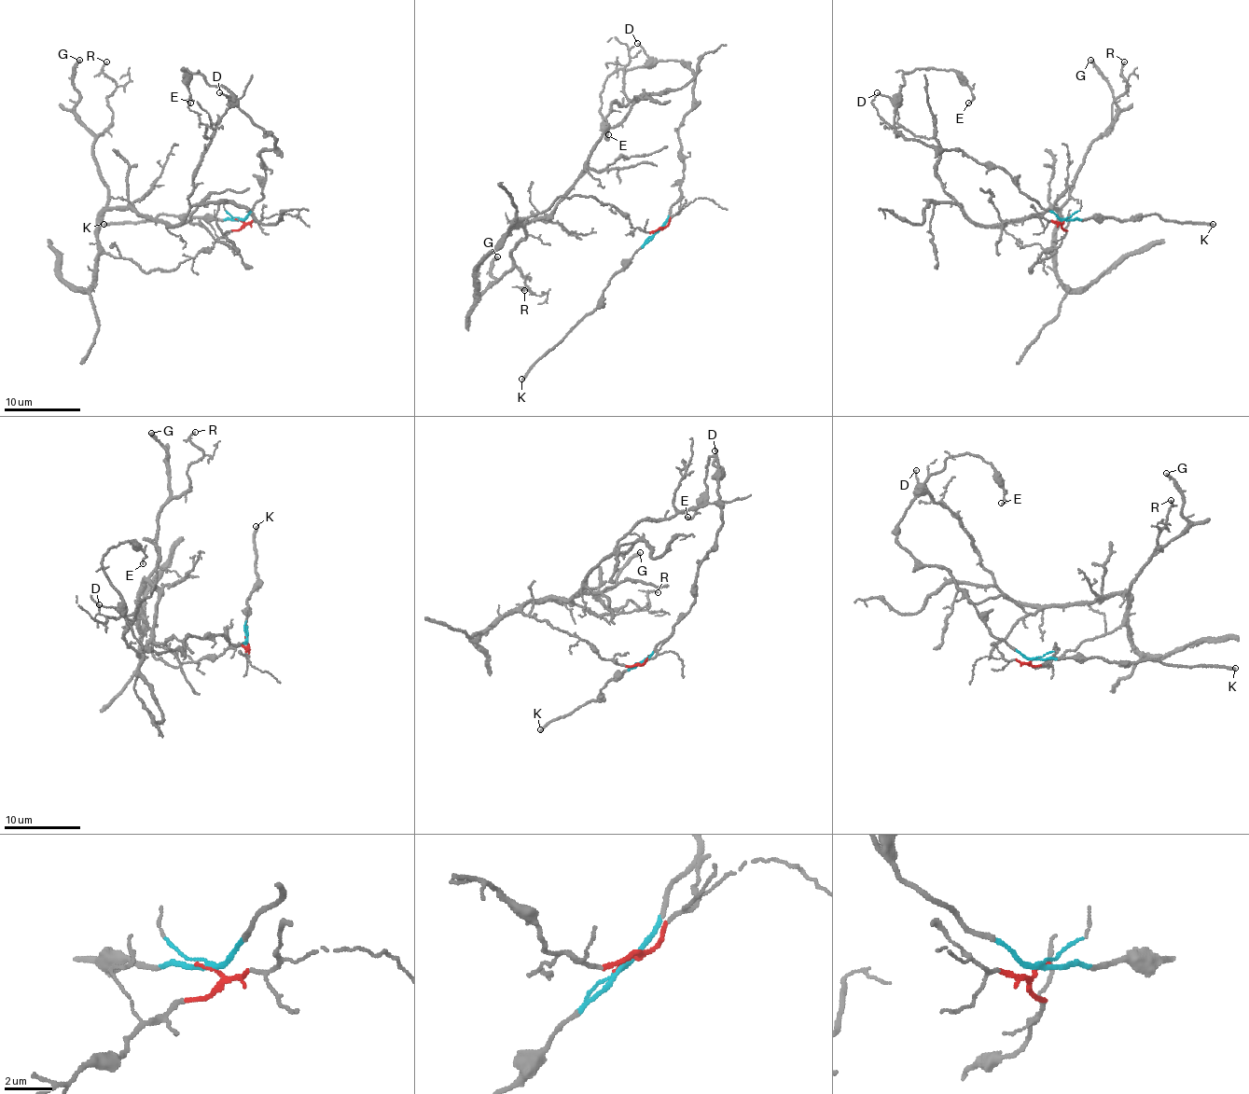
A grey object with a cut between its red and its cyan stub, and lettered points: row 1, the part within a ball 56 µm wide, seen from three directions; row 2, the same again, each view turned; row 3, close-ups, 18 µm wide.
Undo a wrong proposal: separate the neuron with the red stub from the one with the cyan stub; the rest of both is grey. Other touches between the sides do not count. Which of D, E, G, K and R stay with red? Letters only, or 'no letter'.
G, R

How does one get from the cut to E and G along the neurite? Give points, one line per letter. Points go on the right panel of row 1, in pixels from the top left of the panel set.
E: (1065, 218), (1000, 167), (908, 139), (894, 124), (894, 97), (917, 68), (950, 70), (968, 103)
G: (1065, 218), (1061, 243), (1031, 272), (1049, 255), (1058, 211), (1084, 154), (1117, 116), (1113, 91), (1089, 59)

